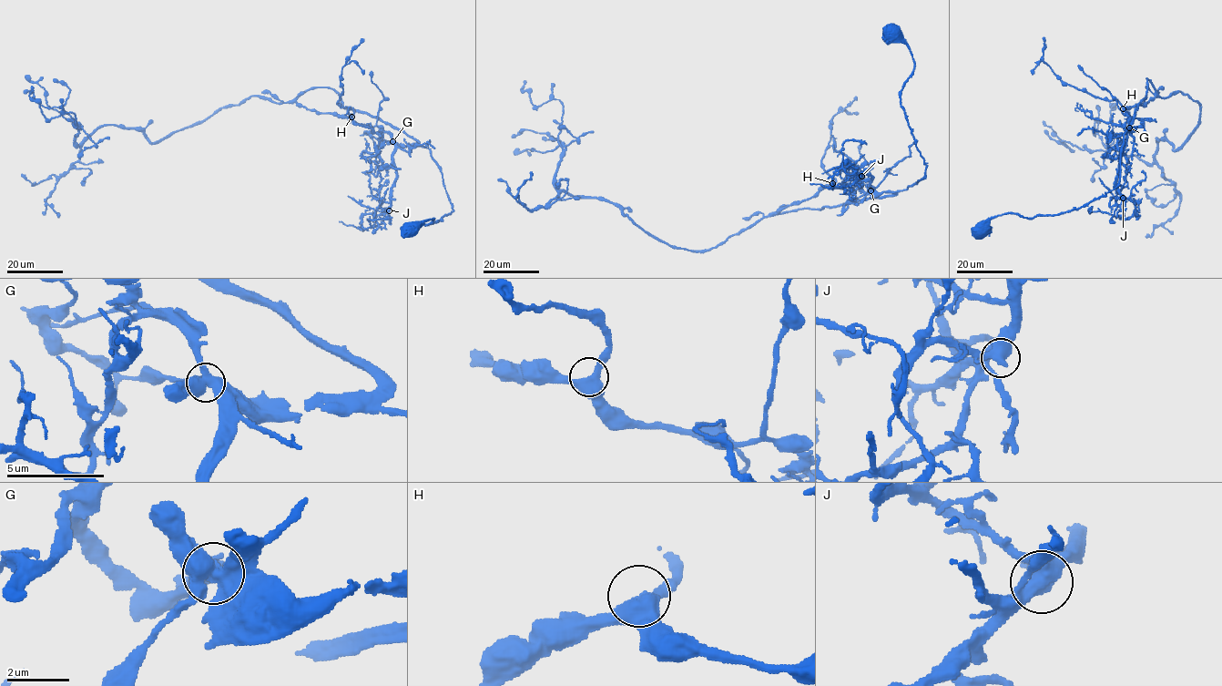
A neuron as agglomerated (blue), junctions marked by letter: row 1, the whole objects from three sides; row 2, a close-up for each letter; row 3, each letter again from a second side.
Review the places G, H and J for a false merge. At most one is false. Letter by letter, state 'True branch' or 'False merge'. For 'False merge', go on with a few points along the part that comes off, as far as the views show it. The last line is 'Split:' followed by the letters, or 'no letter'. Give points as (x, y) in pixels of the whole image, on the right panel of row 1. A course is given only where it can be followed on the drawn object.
G: True branch
H: True branch
J: True branch
Split: no letter

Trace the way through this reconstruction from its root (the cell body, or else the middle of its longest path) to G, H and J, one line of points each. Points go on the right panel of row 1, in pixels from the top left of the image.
G: (984, 230), (1002, 214), (1055, 215), (1104, 196), (1119, 180), (1121, 147), (1129, 127)
H: (984, 230), (1002, 214), (1055, 215), (1113, 190), (1119, 180), (1124, 133), (1132, 128), (1123, 108)
J: (984, 230), (1002, 214), (1055, 215), (1104, 196), (1119, 180), (1121, 147), (1129, 128), (1116, 180), (1123, 198)

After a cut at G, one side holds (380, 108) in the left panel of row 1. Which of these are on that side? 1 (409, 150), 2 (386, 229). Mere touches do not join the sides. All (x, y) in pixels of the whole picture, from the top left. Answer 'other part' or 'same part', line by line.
1: other part
2: other part

